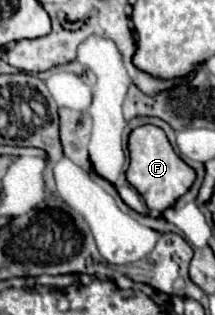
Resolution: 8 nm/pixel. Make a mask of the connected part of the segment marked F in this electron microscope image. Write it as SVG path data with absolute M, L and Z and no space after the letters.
M156 126L136 128L128 138L128 150L130 150L130 168L126 174L128 182L140 192L150 210L164 212L166 208L174 206L176 200L192 188L196 172L174 152L162 128Z

